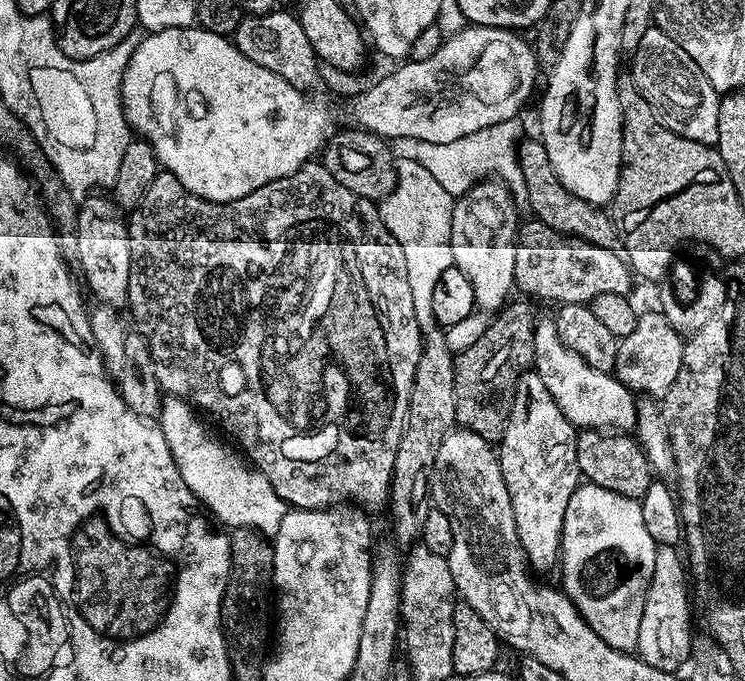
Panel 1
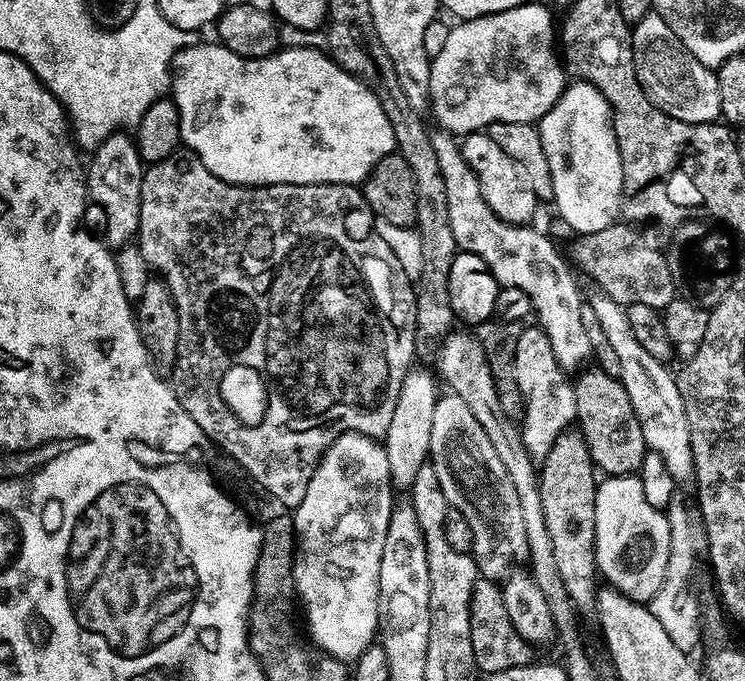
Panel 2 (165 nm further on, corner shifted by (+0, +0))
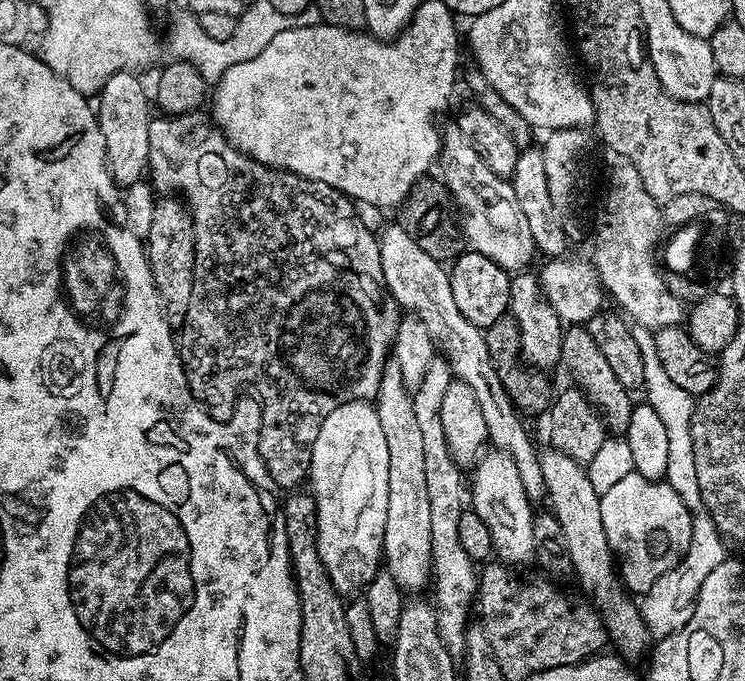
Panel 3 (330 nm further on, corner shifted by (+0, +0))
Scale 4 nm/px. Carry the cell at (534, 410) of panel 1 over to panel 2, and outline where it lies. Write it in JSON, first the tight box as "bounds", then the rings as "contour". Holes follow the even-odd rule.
{"bounds":[514,326,577,458],"contour":[[[539,326],[531,327],[525,327],[521,331],[514,358],[518,390],[524,394],[524,414],[518,427],[528,453],[534,458],[543,458],[550,454],[550,448],[558,442],[558,438],[577,423],[576,390],[569,373],[558,366],[558,358],[554,358],[554,346],[550,346],[550,338],[546,338]]]}

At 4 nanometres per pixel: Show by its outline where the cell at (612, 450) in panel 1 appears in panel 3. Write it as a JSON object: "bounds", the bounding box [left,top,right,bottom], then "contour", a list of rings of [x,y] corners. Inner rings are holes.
{"bounds":[560,327,634,434],"contour":[[[565,327],[560,364],[572,375],[571,383],[579,388],[587,400],[596,407],[601,420],[604,421],[605,429],[612,434],[627,433],[630,426],[630,414],[634,407],[633,393],[626,386],[622,386],[622,382],[618,382],[614,369],[606,363],[602,349],[594,343],[594,338],[590,338],[587,327]]]}

